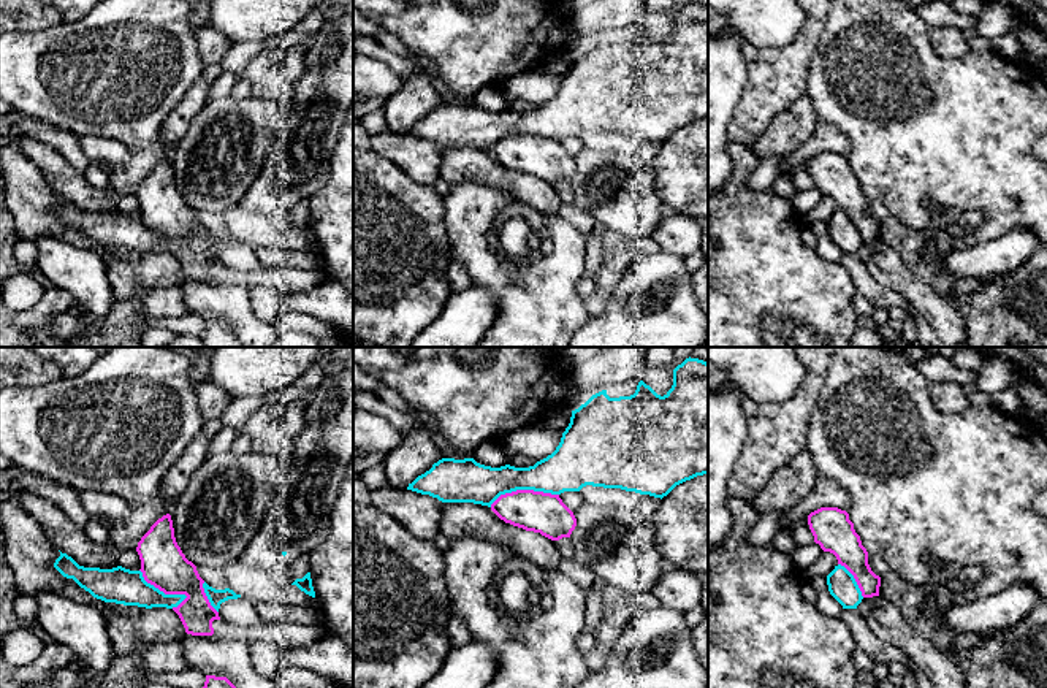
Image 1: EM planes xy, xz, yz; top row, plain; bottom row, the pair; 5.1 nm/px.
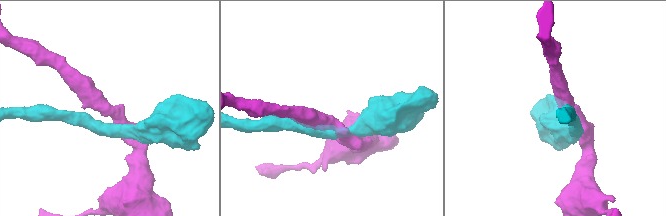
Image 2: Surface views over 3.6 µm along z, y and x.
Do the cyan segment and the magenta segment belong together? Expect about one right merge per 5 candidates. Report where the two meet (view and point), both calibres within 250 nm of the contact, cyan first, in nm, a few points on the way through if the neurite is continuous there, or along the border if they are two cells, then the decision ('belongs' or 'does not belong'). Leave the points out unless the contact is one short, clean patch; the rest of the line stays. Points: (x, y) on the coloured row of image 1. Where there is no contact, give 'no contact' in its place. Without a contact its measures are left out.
meets cyan in xz at (523, 489); 220 nm thick on the cyan side, 200 nm on the other; does not belong

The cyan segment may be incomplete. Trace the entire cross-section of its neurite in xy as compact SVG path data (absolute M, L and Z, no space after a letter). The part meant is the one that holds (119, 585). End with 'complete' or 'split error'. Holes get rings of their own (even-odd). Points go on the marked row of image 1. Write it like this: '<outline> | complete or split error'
M60 552L54 568L67 579L73 579L93 598L105 602L116 602L138 607L177 607L185 594L165 594L147 583L141 571L130 571L122 566L112 569L84 568L71 556Z | complete

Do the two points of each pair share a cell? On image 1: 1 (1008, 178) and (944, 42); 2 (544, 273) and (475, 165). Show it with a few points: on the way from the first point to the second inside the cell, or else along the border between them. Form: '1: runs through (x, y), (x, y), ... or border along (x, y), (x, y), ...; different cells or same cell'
1: border along (928, 29), (940, 56), (970, 51); different cells
2: border along (452, 184), (485, 183), (509, 192), (518, 202); different cells

